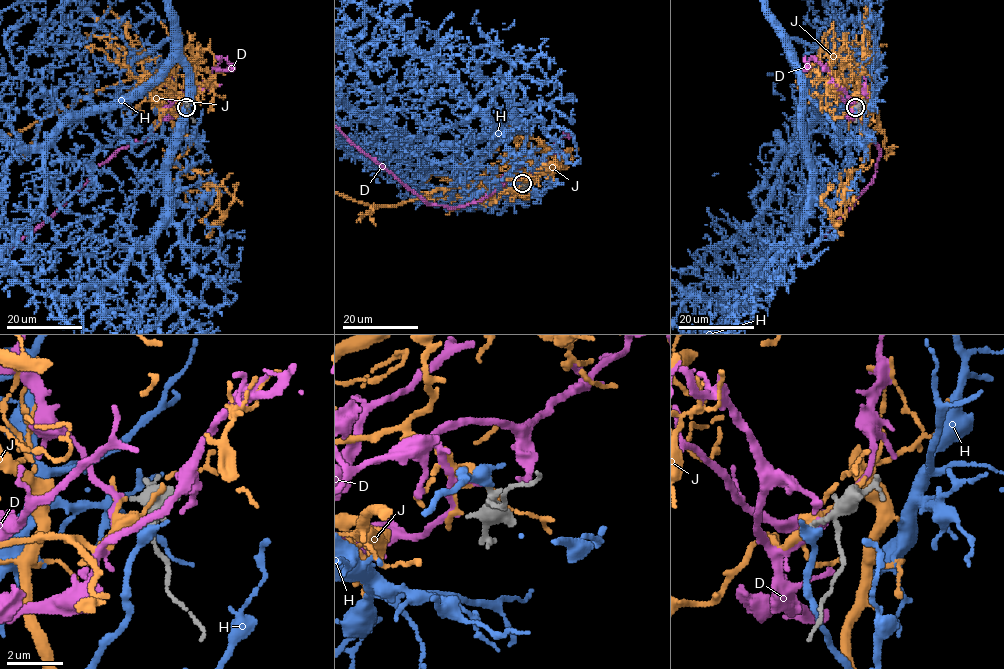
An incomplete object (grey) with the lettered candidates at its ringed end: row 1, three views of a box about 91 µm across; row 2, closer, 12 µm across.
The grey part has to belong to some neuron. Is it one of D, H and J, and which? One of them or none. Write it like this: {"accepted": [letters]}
{"accepted": []}

